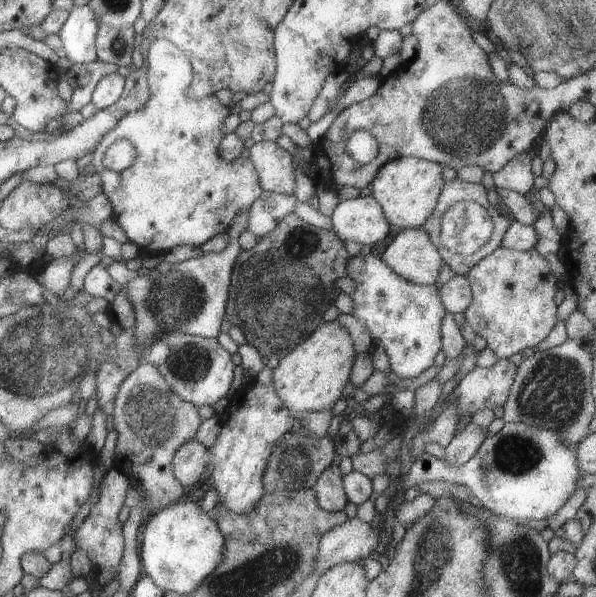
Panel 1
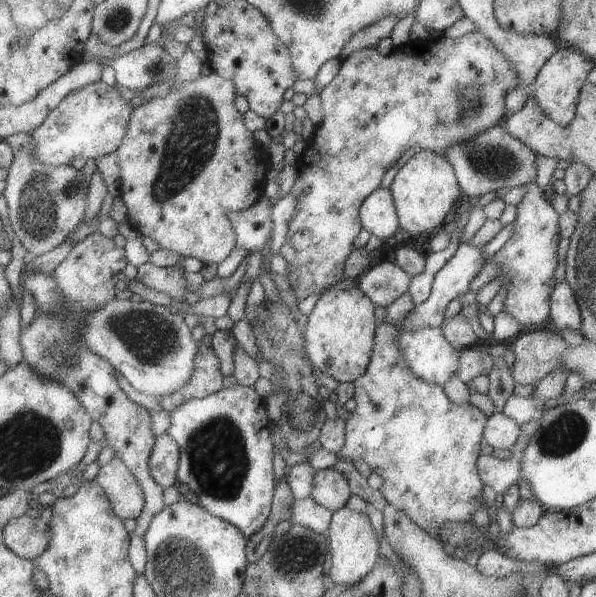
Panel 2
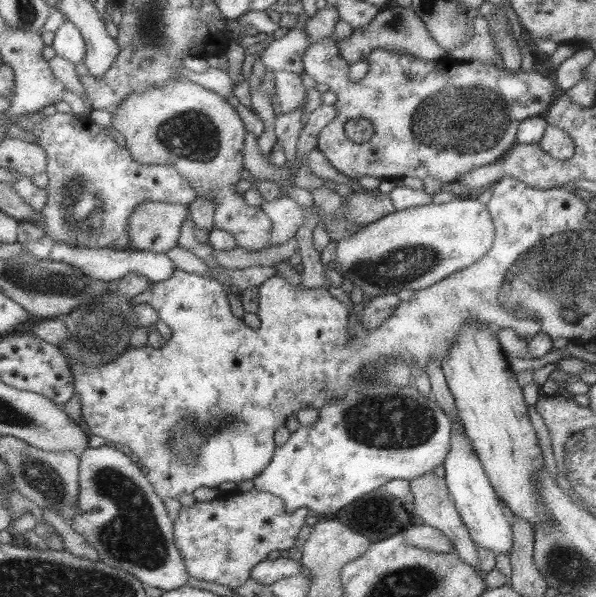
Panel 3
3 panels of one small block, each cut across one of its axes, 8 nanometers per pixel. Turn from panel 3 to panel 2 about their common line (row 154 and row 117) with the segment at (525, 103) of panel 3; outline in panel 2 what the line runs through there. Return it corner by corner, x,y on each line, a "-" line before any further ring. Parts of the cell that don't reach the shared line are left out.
480,31
467,33
458,38
442,36
439,39
427,38
422,42
410,41
401,49
394,49
389,55
380,54
376,46
372,45
351,52
346,58
342,59
342,62
340,72
338,72
336,78
328,86
325,86
319,94
325,114
324,120
321,125
316,127
313,137
308,141
308,146
300,158
297,159
296,165
299,168
299,177
296,179
292,190
292,193
297,196
297,209
288,223
287,239
279,250
279,254
286,258
286,262
290,265
290,272
287,277
298,302
304,300
310,294
322,295
330,286
333,287
344,280
346,259
354,250
354,240
356,240
356,236
360,234
363,227
359,219
359,208
362,206
364,199
380,187
384,172
395,165
404,152
417,146
444,155
443,152
453,142
473,138
476,133
500,123
500,120
506,118
508,114
508,107
505,103
506,93
513,91
519,85
519,76
514,63

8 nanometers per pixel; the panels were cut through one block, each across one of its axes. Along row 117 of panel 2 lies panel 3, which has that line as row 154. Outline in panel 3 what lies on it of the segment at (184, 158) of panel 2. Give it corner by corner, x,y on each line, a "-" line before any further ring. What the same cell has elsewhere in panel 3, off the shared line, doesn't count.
184,79
170,80
170,82
166,82
164,86
150,86
150,88
146,88
144,92
132,92
132,94
128,94
128,96
120,102
120,105
117,114
113,116
112,126
124,136
127,149
130,151
132,158
136,160
136,162
143,165
174,165
174,167
178,169
178,173
180,173
182,177
186,177
186,180
190,181
190,184
194,185
194,189
196,189
196,198
204,196
212,199
215,204
213,228
220,228
220,230
227,230
232,233
238,247
242,247
242,249
248,251
257,251
272,246
272,244
270,244
270,233
272,233
273,227
271,218
261,209
260,206
248,206
246,200
244,200
244,193
236,191
238,181
241,179
240,170
244,169
243,148
247,130
242,118
240,118
237,111
222,95
216,94
214,91
208,90
206,87
200,86
192,81

